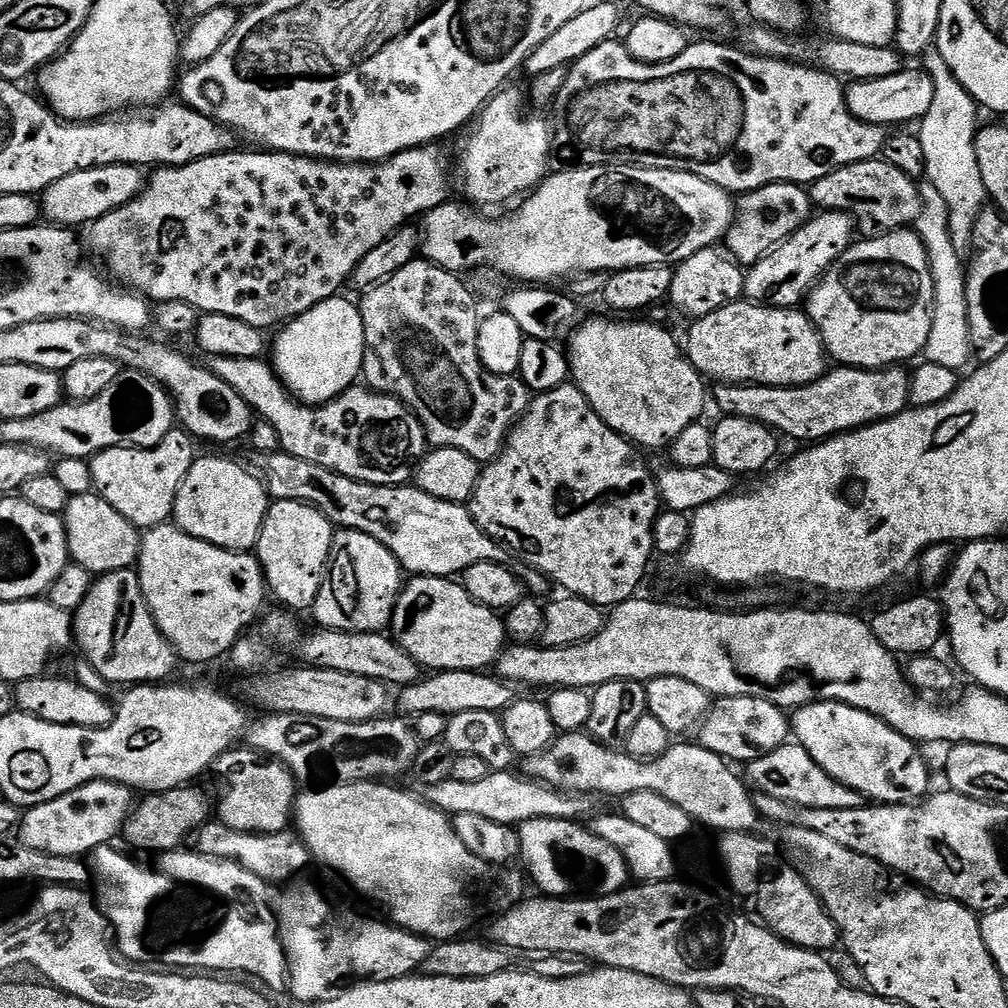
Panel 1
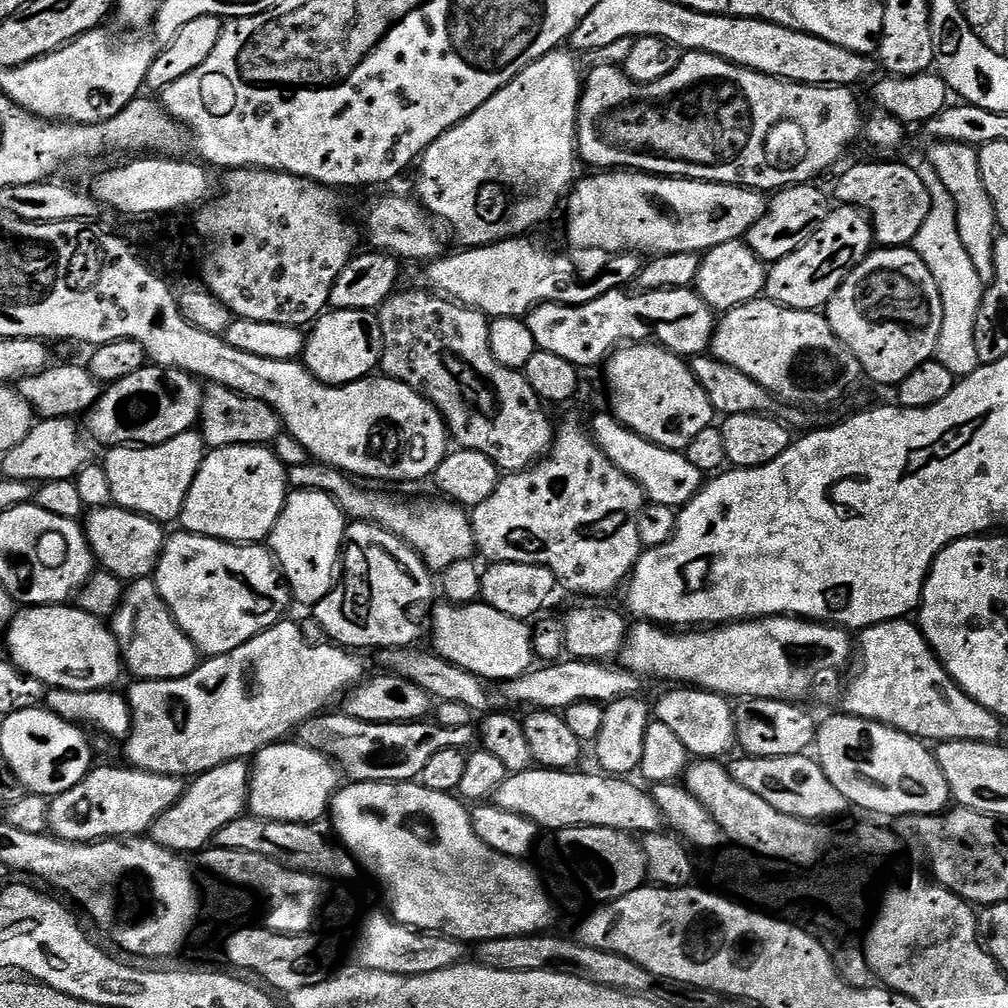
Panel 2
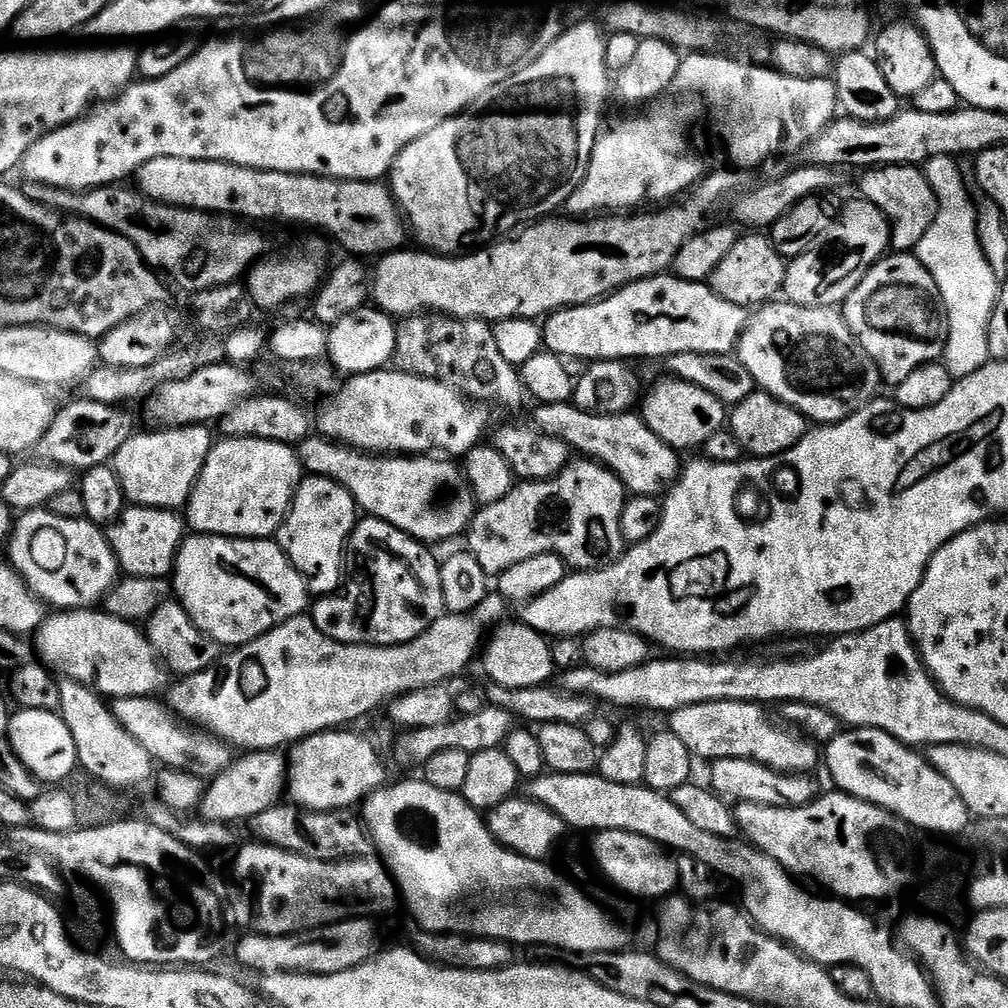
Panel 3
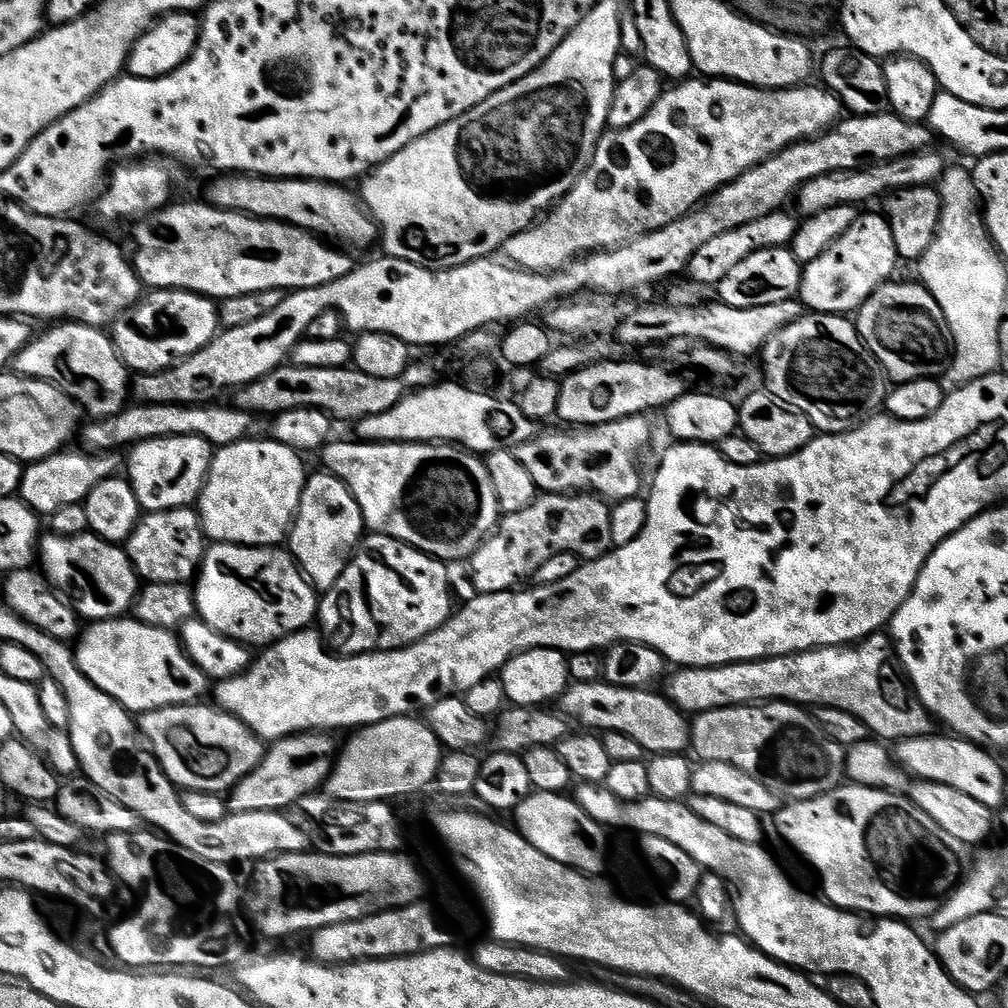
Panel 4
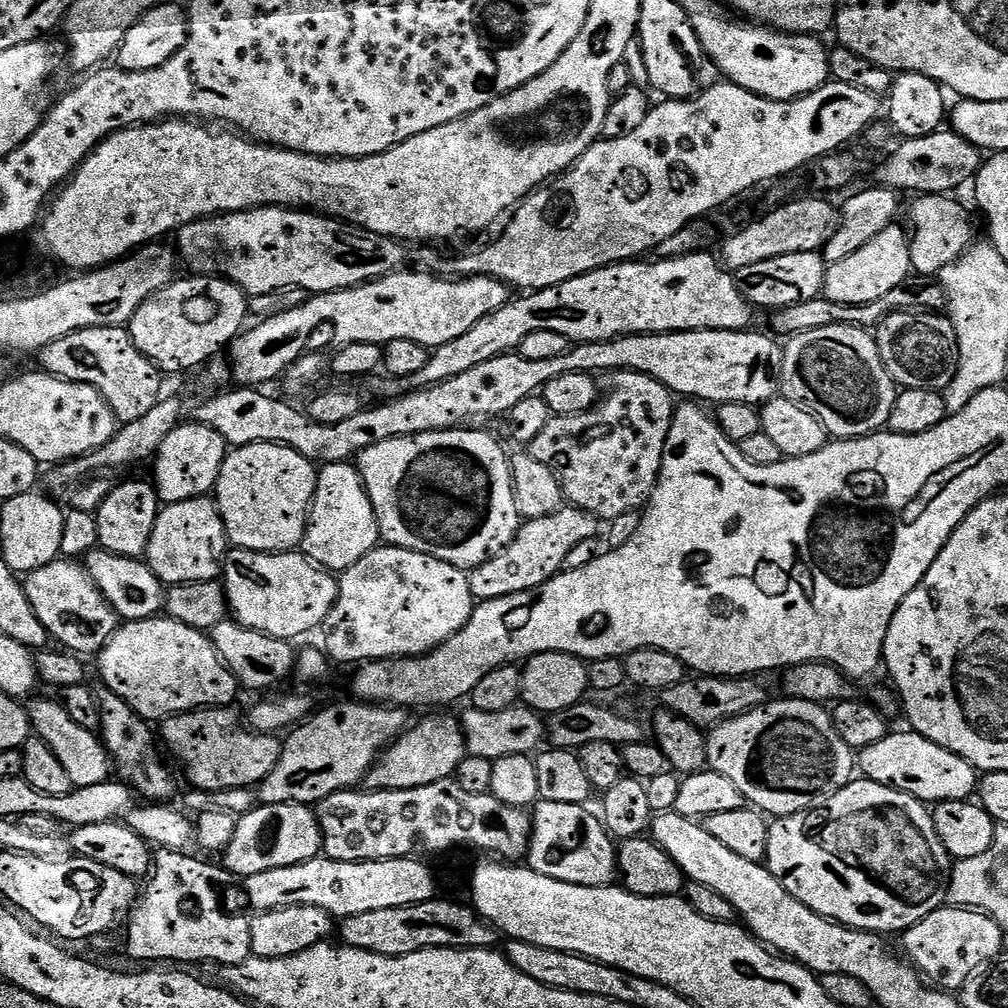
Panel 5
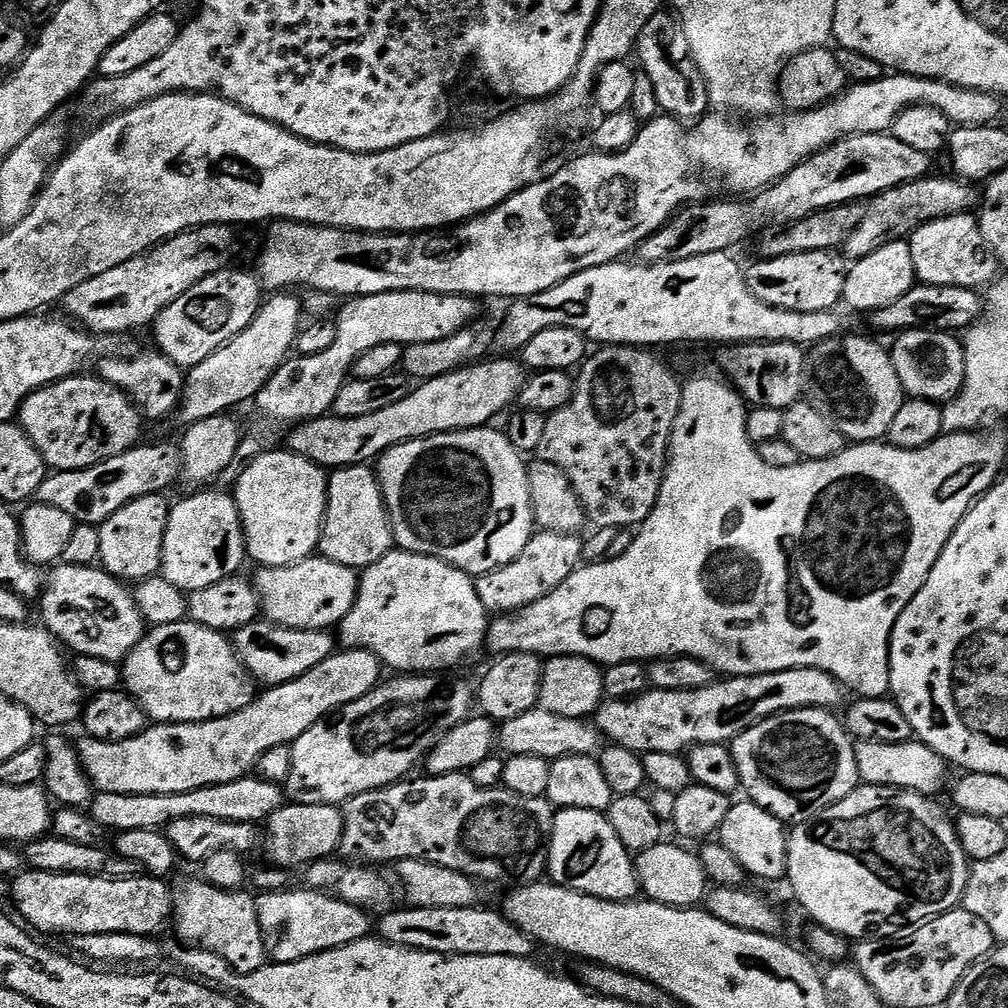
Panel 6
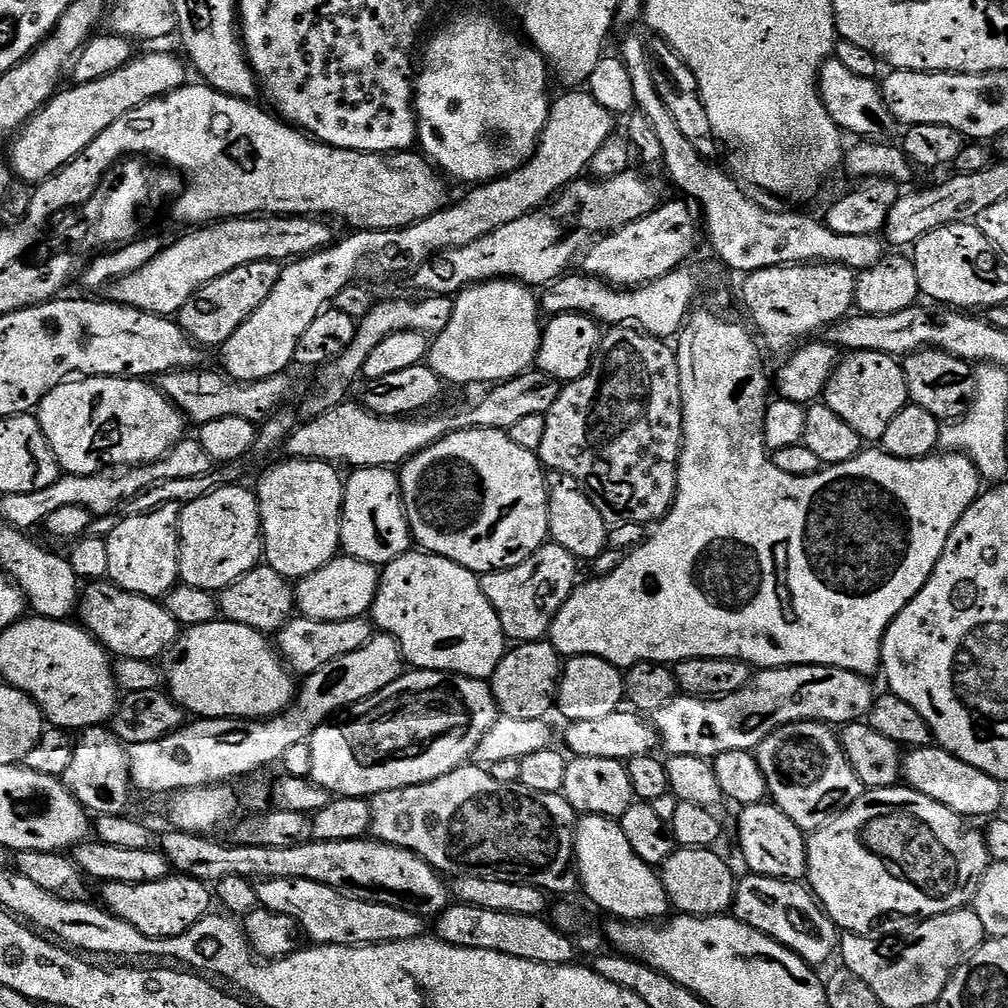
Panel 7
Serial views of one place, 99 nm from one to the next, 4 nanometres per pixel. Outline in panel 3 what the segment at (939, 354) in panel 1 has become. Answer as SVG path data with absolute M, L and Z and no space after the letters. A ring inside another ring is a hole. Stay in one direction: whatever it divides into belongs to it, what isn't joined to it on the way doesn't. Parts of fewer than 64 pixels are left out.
M939 156L938 158L930 158L922 166L924 176L930 182L930 190L934 190L934 198L936 199L936 217L930 226L930 230L926 230L926 234L922 234L922 242L918 242L918 246L916 249L914 249L914 254L922 262L922 266L926 266L926 270L930 273L930 275L932 275L934 282L940 291L940 303L944 306L944 314L948 326L948 341L944 347L942 363L944 363L946 366L946 370L950 370L953 381L966 378L970 374L974 374L978 370L982 370L982 366L989 364L990 357L988 355L988 327L990 326L990 318L994 314L996 299L1000 297L1001 285L1001 281L998 279L998 273L992 269L990 262L986 262L986 256L982 254L980 239L976 234L976 207L974 205L974 196L971 196L971 194L968 193L968 186L964 182L964 176L962 173L960 173L960 168L956 164L959 163L957 163L957 161L951 156Z

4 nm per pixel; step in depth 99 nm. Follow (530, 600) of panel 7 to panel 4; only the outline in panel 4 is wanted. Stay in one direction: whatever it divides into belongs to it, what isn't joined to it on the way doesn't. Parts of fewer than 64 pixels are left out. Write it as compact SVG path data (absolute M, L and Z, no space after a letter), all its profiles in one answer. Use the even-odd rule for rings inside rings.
M540 494L533 504L526 506L524 510L517 512L509 512L501 519L497 529L491 536L485 540L484 545L476 551L470 558L470 565L472 564L472 584L476 587L477 593L483 594L485 592L510 592L517 587L519 580L531 581L538 569L548 561L548 559L557 552L574 552L580 557L581 561L587 562L589 560L596 560L599 556L605 556L606 553L613 551L614 545L611 540L611 516L612 508L600 496L596 494Z

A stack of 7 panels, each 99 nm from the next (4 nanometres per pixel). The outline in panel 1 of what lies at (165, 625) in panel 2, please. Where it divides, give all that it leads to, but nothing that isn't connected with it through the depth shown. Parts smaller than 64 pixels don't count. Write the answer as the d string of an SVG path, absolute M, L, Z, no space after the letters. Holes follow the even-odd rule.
M132 568L103 573L93 583L82 606L76 608L72 631L75 647L80 647L89 666L108 684L152 686L167 681L178 665L176 649L158 630L142 594L140 577Z

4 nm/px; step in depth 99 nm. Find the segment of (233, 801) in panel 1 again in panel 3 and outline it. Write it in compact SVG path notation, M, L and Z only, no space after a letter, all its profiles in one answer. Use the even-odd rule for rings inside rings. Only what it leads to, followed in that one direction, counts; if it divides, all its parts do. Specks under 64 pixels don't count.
M329 730L316 736L308 736L291 749L292 757L286 760L286 796L295 807L307 808L309 812L338 812L351 809L372 795L378 788L385 787L384 760L380 752L356 730Z

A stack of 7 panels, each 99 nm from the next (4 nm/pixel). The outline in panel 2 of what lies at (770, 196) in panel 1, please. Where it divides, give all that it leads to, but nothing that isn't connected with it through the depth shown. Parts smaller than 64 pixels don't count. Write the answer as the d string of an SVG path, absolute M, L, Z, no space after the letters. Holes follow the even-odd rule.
M812 182L806 184L790 184L786 188L779 189L768 200L767 212L754 222L754 226L750 229L746 237L748 247L754 250L754 254L759 260L771 262L786 258L786 254L794 254L794 250L798 250L798 246L805 244L820 229L822 222L826 222L826 218L833 210L833 205L831 203L828 204L827 194L822 189L815 188L816 186Z

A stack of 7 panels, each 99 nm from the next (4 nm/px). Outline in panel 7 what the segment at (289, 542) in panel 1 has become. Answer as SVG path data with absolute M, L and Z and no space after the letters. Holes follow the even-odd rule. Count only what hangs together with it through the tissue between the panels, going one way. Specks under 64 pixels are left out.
M358 468L344 485L340 546L343 555L383 566L413 551L414 541L400 493L400 478L392 468Z

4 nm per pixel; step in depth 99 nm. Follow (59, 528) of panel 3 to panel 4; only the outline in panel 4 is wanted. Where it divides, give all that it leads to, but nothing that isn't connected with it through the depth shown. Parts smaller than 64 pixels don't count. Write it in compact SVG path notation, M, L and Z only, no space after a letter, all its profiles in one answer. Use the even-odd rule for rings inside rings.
M91 534L69 537L45 535L38 545L38 564L53 588L63 593L75 608L77 615L88 622L127 617L133 611L136 598L140 595L142 581L135 566L130 562L127 551L121 545L107 544L98 536Z

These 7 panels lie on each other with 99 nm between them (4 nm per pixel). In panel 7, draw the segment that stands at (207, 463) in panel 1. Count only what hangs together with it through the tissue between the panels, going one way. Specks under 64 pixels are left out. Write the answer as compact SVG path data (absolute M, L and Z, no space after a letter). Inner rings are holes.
M285 459L285 464L276 464L264 477L260 480L260 485L255 485L256 500L260 504L260 531L264 538L263 559L266 561L267 567L278 570L278 574L282 574L284 579L289 582L299 582L303 576L314 574L316 570L322 570L322 566L326 566L330 561L336 559L341 551L340 535L342 534L342 514L344 513L344 485L345 477L339 476L337 465L328 464L324 460L294 460Z

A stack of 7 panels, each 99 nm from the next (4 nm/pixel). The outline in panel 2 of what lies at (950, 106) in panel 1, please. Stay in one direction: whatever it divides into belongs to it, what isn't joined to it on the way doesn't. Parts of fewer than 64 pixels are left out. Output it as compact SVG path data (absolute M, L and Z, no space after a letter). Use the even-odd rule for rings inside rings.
M936 142L931 146L933 148L926 156L926 163L934 166L938 178L942 180L942 186L946 186L950 198L954 198L958 218L958 238L962 238L962 246L966 246L966 254L970 254L974 270L978 270L982 278L991 278L994 274L994 246L998 239L998 225L992 199L990 194L986 194L986 186L982 182L977 149L970 144L951 142Z

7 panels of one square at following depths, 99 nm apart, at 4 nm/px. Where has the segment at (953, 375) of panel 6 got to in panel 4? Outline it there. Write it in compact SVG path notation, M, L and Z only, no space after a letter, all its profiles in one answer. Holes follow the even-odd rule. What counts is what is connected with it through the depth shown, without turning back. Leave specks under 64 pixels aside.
M893 278L888 283L878 286L870 298L855 313L854 323L875 363L883 368L889 381L896 384L914 382L918 378L940 378L947 372L952 363L952 335L946 322L946 314L942 314L942 306L930 294L930 290L919 282L907 284L904 280Z

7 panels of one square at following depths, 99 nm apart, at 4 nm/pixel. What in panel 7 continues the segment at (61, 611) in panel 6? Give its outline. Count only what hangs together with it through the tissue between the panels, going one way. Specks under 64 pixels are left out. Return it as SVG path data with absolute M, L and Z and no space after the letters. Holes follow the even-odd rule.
M92 582L83 589L78 620L113 657L138 658L153 662L159 661L167 653L179 640L182 631L182 625L160 600L130 594L111 582Z

